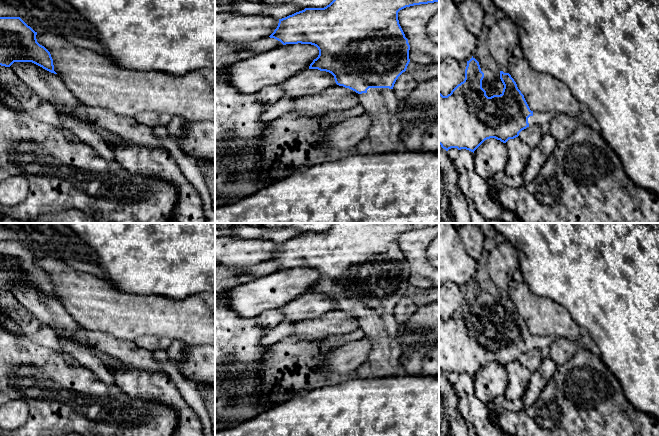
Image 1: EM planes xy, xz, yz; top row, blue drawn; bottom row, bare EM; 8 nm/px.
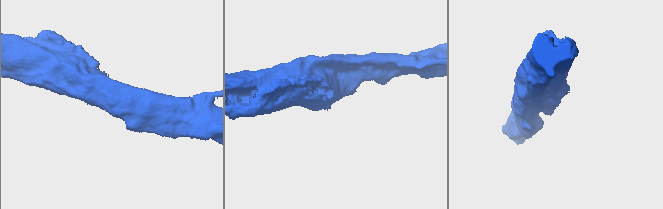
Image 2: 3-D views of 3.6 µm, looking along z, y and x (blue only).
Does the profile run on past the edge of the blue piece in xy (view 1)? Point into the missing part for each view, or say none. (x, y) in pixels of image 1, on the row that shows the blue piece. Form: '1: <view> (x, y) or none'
1: none

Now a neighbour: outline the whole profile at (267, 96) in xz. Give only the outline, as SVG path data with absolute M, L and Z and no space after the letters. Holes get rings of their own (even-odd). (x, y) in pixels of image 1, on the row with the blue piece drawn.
M278 85L262 88L255 93L258 99L257 103L269 108L285 96L285 92Z

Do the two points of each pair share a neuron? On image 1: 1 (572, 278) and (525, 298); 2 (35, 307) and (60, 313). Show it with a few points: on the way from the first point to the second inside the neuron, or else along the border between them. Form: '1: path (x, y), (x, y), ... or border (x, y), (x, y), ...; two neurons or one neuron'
1: border (524, 280), (534, 293), (551, 298), (557, 303); two neurons
2: path (41, 307), (54, 313); one neuron

